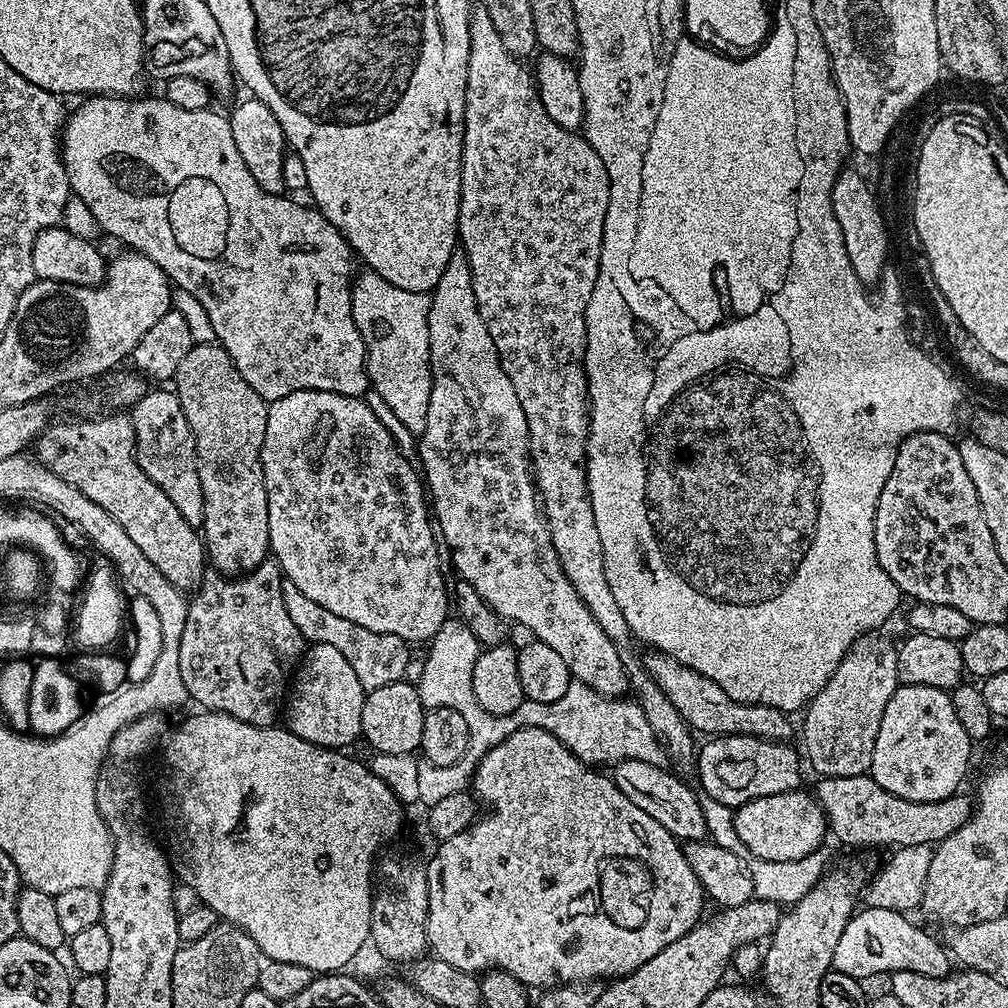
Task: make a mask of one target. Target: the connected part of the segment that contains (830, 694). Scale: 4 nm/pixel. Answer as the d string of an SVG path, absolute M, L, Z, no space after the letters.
M874 634L860 637L826 686L805 707L803 751L819 777L850 777L871 771L882 714L900 685L895 647L877 638Z

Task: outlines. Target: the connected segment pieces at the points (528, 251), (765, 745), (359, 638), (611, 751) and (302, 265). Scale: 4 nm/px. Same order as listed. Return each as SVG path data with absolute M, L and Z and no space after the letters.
M483 6L472 9L470 18L470 62L466 70L466 106L464 107L464 149L462 150L462 182L460 183L460 217L458 218L459 243L468 258L470 274L474 282L474 298L478 302L478 314L482 314L482 322L486 322L486 330L490 330L490 338L494 338L494 346L498 350L498 358L502 362L502 370L506 370L506 378L510 378L510 386L514 386L514 394L518 394L518 402L522 402L522 414L526 414L528 427L528 455L532 457L532 479L540 497L540 506L548 533L552 539L554 550L562 562L562 568L569 582L578 590L578 594L598 618L598 626L606 630L606 638L614 644L628 644L632 635L626 618L622 618L622 610L618 602L614 602L614 594L610 590L610 582L606 582L604 569L604 551L598 538L598 526L594 522L594 510L588 497L588 375L584 372L584 363L588 354L588 335L586 334L586 306L590 306L590 294L594 294L594 282L598 282L598 266L602 258L602 238L606 210L610 206L610 178L606 174L606 166L602 158L590 146L579 131L571 132L546 114L540 101L540 93L536 90L536 82L531 71L523 68L521 61L506 50L498 30L494 30L494 21Z
M713 736L705 741L704 745L699 745L694 771L700 775L700 784L705 792L703 795L716 800L717 805L735 810L752 799L794 792L801 787L802 756L791 748L791 743L763 740L757 736Z
M285 579L282 582L282 602L286 602L286 610L294 621L294 626L298 626L298 630L309 645L334 646L334 650L338 650L342 658L350 662L354 674L358 674L358 682L362 682L365 693L378 690L378 686L390 686L390 682L398 682L409 675L407 673L409 641L394 634L378 634L374 630L366 630L366 626L349 622L347 618L333 614L323 606L318 606L318 602L306 598L306 594L302 594L302 590L294 586L294 582Z
M459 618L444 620L438 630L438 634L432 636L427 648L428 653L424 656L424 665L420 668L420 680L417 679L415 681L418 698L422 698L425 709L453 708L458 710L458 714L462 714L462 718L466 718L466 730L470 730L470 742L464 757L454 766L433 768L427 762L421 763L418 770L418 798L421 805L427 806L440 801L441 798L446 798L449 794L465 791L469 787L472 773L475 772L476 764L479 760L495 744L502 742L510 734L514 734L514 730L519 728L541 728L550 734L554 734L558 738L558 742L562 742L562 746L566 746L573 756L577 756L583 764L589 766L604 766L600 764L612 766L621 760L650 762L651 765L663 765L665 763L665 750L654 730L650 727L642 707L636 700L598 694L590 686L573 682L569 684L566 694L562 694L562 698L558 698L558 702L543 704L542 702L534 702L525 698L521 705L508 716L495 716L484 710L475 698L474 686L472 685L472 671L474 670L478 655L478 643L466 621Z
M90 96L79 101L76 113L69 115L64 121L62 133L62 155L68 187L71 195L82 198L86 206L90 206L90 214L98 222L101 232L114 234L133 252L140 252L150 262L154 262L177 289L188 291L202 304L210 316L217 341L230 354L238 374L250 382L252 389L262 399L269 402L282 398L291 392L302 390L318 390L333 392L343 396L365 395L369 391L368 365L364 351L364 340L356 328L352 317L352 282L354 279L354 253L339 230L315 207L303 208L298 199L287 200L287 195L275 192L264 192L258 182L254 182L254 174L246 170L246 162L242 162L242 154L238 154L238 146L234 142L234 130L230 130L230 122L225 113L212 112L208 108L202 110L182 110L182 106L174 106L167 98L160 100L140 100L141 98L125 98L123 96Z

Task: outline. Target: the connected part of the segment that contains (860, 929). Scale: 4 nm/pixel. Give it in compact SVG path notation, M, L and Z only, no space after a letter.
M861 907L842 930L838 946L834 949L832 966L835 971L850 974L850 978L868 982L871 976L880 976L910 970L914 974L926 974L926 978L942 978L954 968L954 960L947 947L940 944L924 928L919 928L903 912Z

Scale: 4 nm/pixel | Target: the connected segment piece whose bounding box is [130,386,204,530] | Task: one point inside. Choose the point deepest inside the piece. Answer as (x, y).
(165, 449)

